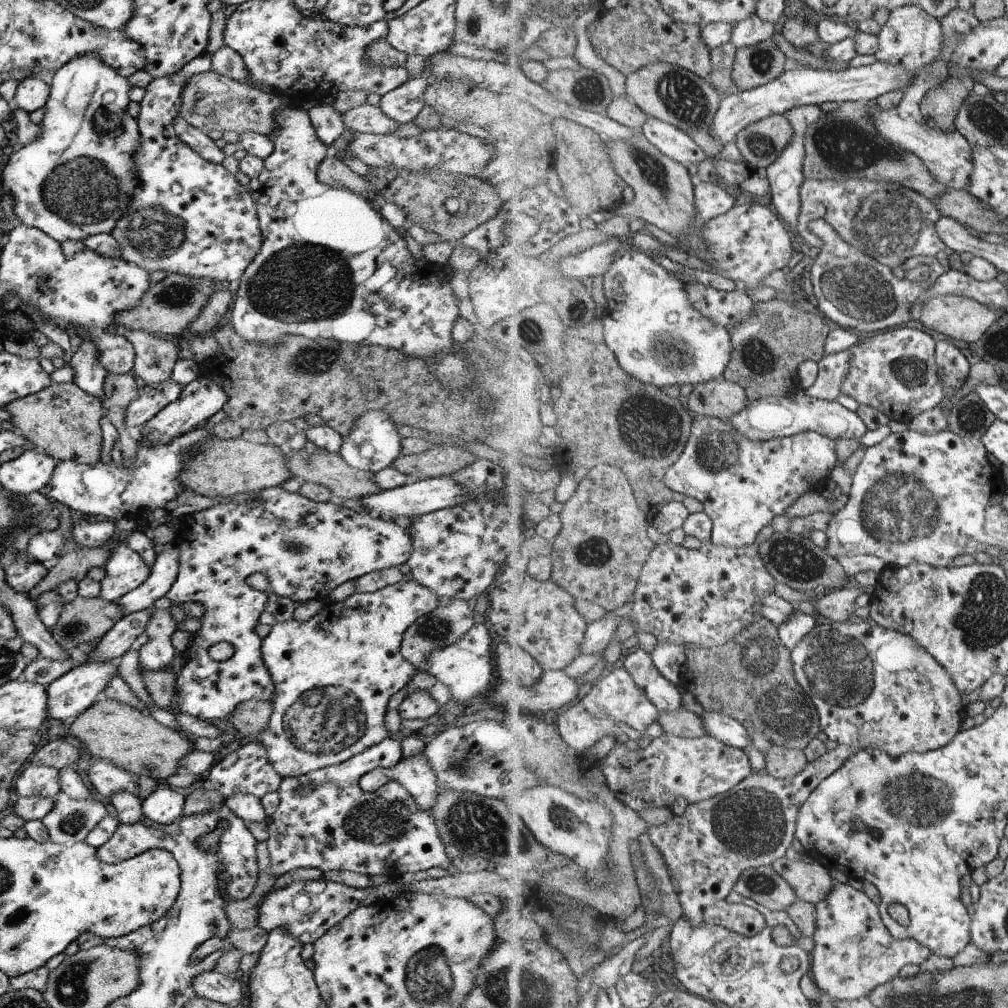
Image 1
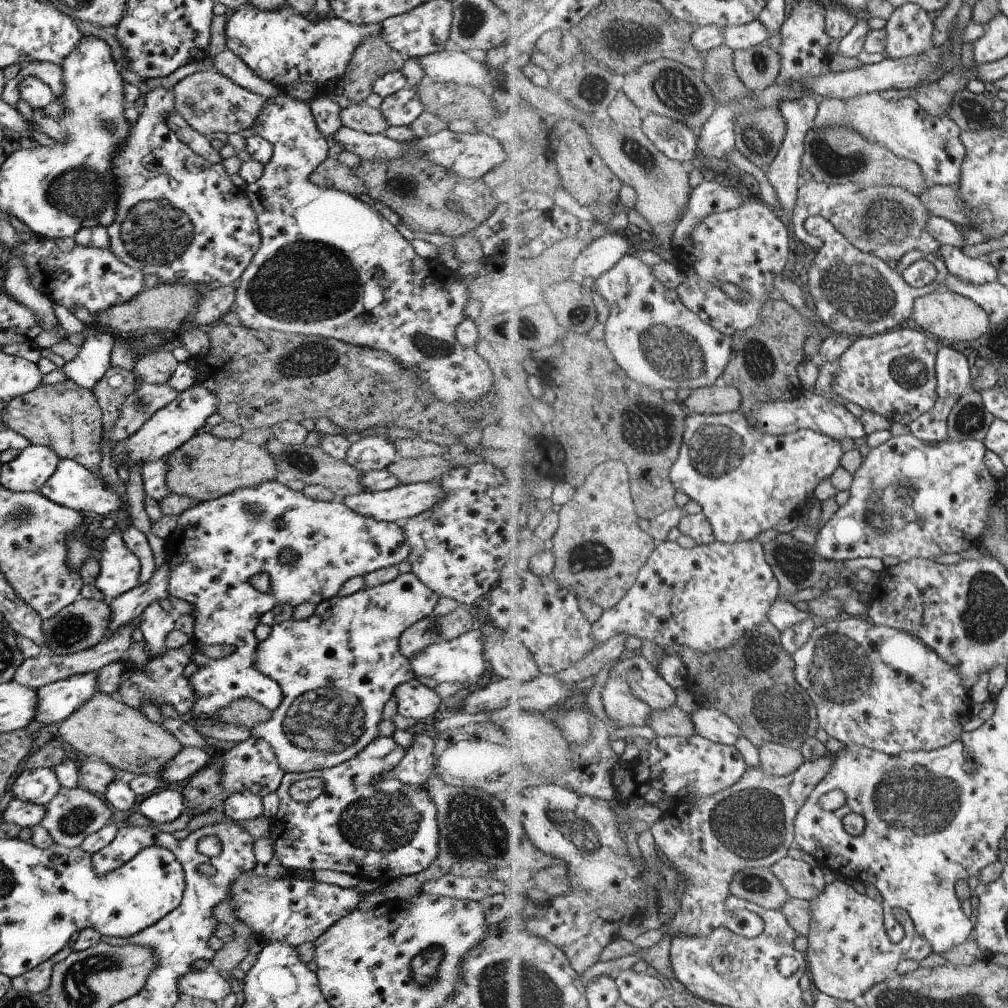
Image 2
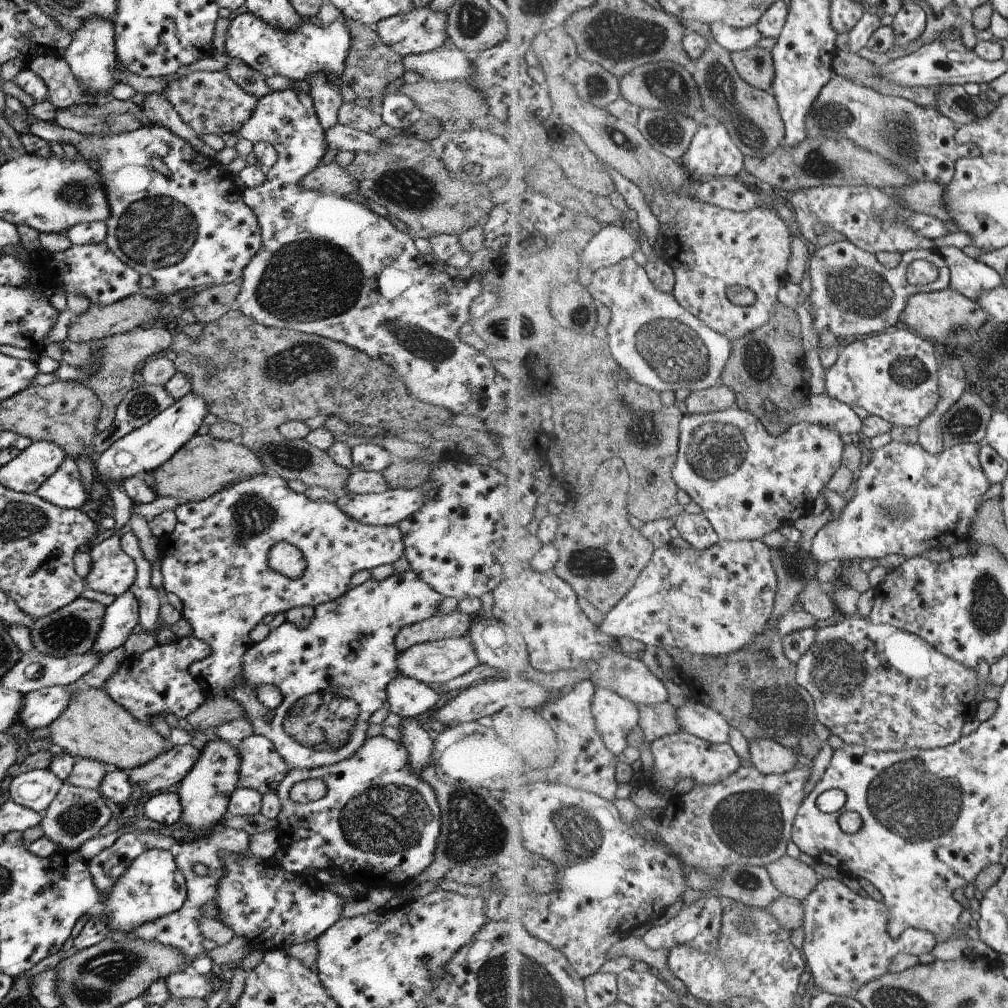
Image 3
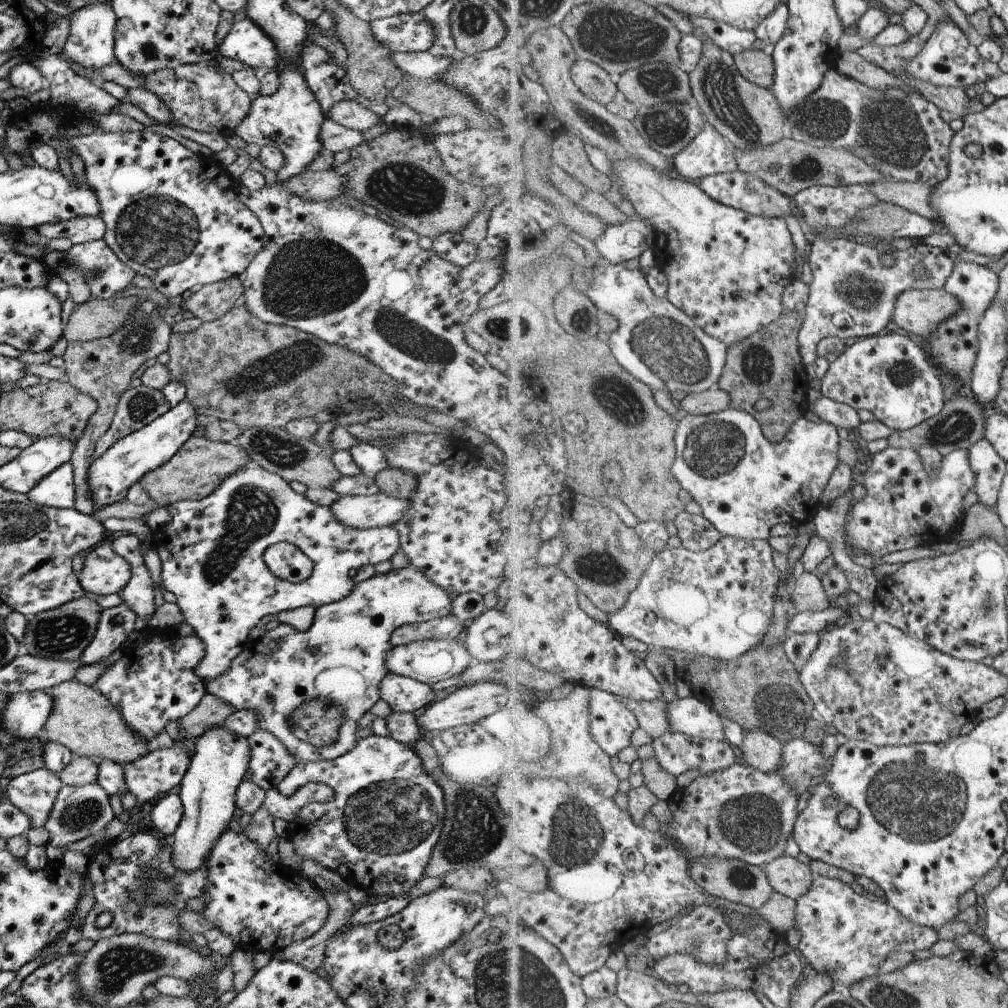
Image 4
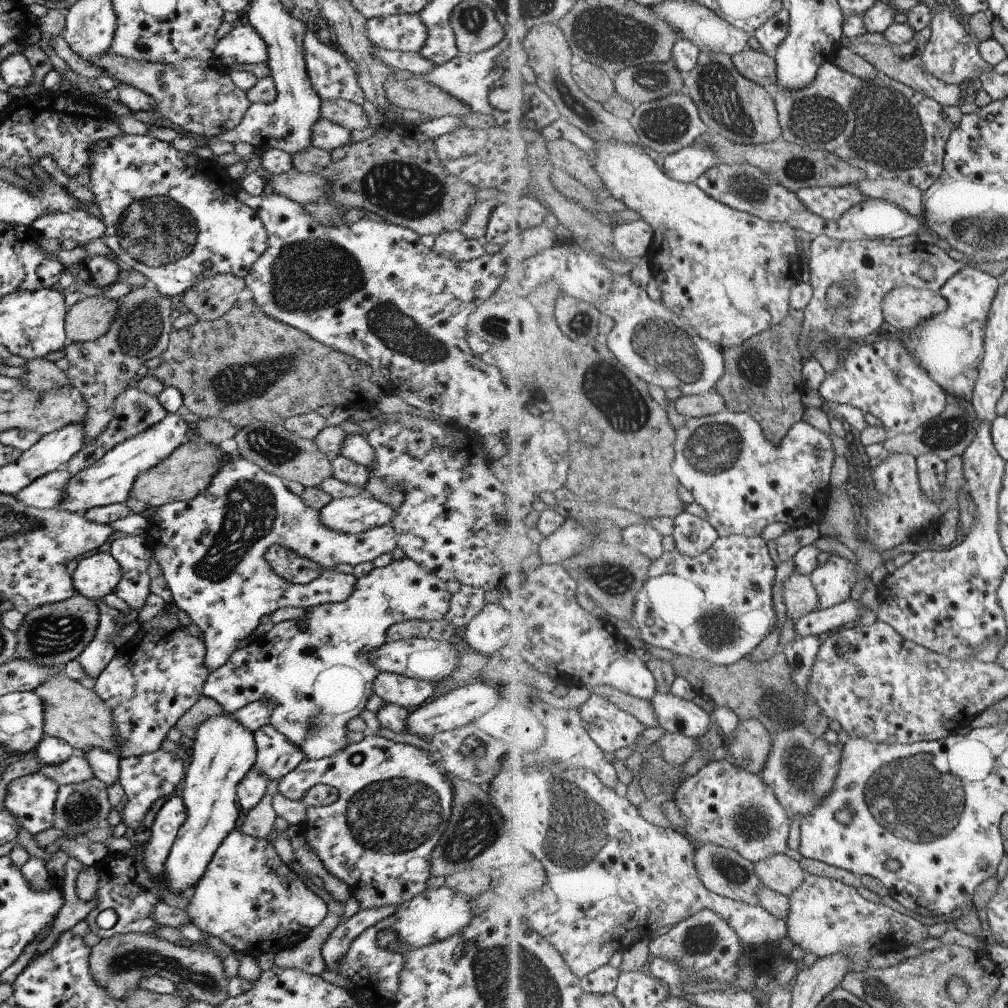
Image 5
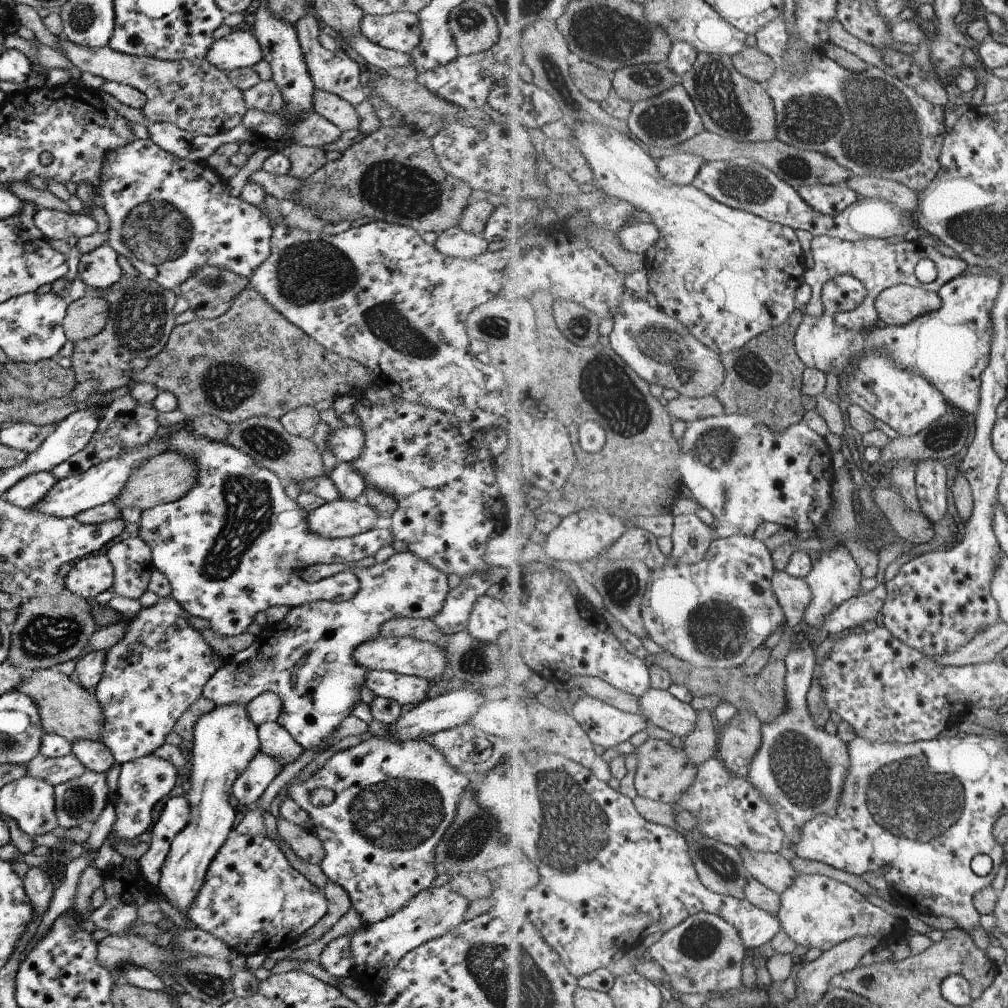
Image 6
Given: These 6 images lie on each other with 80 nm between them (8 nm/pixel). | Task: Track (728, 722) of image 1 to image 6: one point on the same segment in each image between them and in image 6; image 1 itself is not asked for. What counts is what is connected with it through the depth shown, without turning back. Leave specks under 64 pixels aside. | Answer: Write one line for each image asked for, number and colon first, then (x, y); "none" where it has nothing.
2: (710, 723)
3: (695, 718)
4: (690, 716)
5: (675, 715)
6: (662, 708)

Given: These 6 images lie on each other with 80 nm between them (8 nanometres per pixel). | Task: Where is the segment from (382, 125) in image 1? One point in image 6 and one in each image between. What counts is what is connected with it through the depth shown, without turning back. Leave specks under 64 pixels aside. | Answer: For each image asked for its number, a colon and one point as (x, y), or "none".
2: (358, 116)
3: (357, 115)
4: (348, 113)
5: (348, 114)
6: (342, 114)

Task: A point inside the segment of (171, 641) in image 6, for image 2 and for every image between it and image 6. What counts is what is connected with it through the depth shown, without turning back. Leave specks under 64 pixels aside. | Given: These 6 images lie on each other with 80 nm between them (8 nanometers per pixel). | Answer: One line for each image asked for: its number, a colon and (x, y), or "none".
2: (161, 681)
3: (156, 683)
4: (153, 682)
5: (154, 678)

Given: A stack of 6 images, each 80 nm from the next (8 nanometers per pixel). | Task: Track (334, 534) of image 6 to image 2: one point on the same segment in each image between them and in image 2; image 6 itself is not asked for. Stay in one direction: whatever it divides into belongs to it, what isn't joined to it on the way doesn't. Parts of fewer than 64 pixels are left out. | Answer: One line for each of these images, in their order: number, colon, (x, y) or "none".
2: (403, 501)
3: (388, 507)
4: (359, 512)
5: (350, 515)

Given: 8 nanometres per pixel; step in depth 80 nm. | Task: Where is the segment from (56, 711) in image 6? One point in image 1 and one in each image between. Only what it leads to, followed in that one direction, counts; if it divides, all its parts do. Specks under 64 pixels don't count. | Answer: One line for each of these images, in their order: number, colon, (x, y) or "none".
1: (128, 738)
2: (104, 728)
3: (92, 726)
4: (81, 718)
5: (72, 712)

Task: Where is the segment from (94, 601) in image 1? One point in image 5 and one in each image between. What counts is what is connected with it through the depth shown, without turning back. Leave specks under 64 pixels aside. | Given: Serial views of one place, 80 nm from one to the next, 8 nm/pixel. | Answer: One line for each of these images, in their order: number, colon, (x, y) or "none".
2: (80, 625)
3: (70, 630)
4: (61, 633)
5: (50, 634)

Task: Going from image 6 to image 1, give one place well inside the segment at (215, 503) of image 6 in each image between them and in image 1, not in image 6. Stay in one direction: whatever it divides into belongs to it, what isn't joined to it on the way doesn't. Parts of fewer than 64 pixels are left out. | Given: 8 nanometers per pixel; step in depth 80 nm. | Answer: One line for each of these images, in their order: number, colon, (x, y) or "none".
1: (305, 549)
2: (217, 545)
3: (214, 560)
4: (210, 556)
5: (211, 556)

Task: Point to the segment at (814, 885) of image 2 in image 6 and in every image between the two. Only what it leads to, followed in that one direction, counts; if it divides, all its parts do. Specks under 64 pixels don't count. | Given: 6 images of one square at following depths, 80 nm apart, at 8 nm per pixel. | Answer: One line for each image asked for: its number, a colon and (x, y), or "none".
3: (793, 878)
4: (787, 875)
5: (783, 874)
6: (774, 871)

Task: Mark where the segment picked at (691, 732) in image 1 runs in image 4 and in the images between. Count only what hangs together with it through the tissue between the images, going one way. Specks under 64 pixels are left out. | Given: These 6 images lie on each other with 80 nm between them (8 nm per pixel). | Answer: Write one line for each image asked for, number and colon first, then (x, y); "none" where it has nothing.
2: (674, 721)
3: (661, 719)
4: (652, 715)

